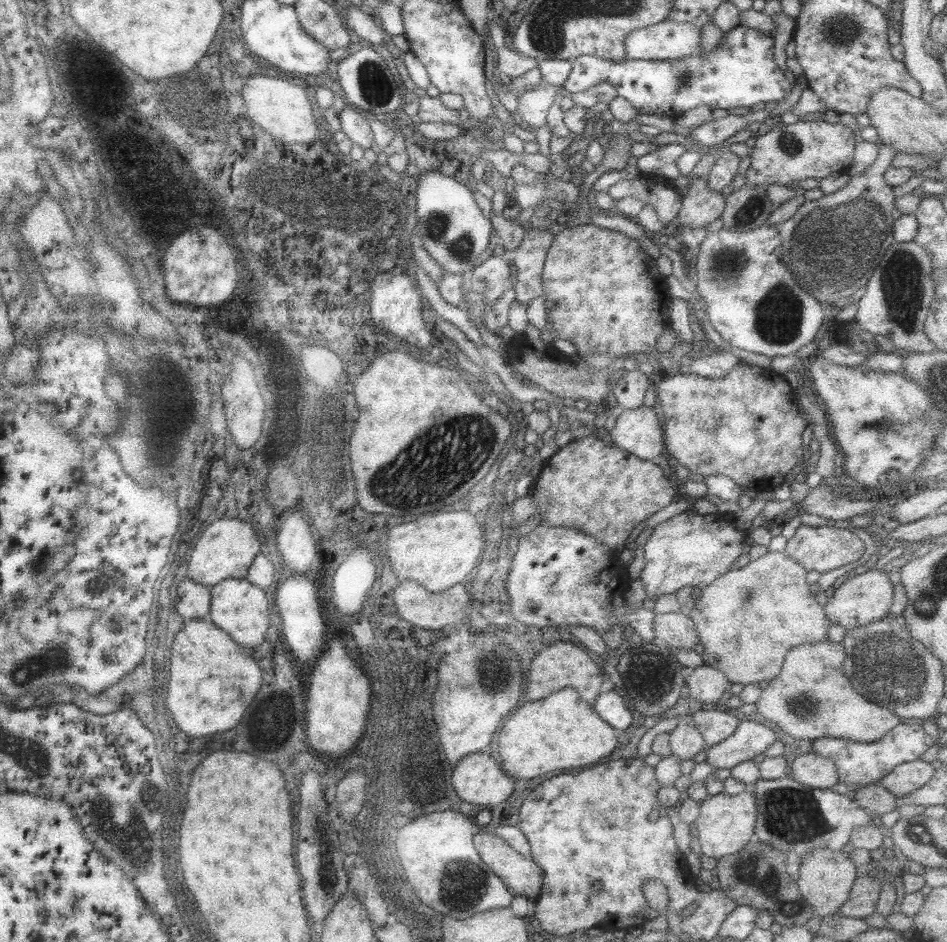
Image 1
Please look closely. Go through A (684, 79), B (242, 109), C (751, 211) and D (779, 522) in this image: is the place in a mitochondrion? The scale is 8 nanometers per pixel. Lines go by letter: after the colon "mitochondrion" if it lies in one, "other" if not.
A: mitochondrion
B: other
C: mitochondrion
D: other

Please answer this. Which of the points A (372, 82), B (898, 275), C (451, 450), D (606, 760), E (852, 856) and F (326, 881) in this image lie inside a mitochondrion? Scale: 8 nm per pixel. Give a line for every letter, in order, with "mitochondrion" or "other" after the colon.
A: mitochondrion
B: mitochondrion
C: mitochondrion
D: other
E: other
F: other

